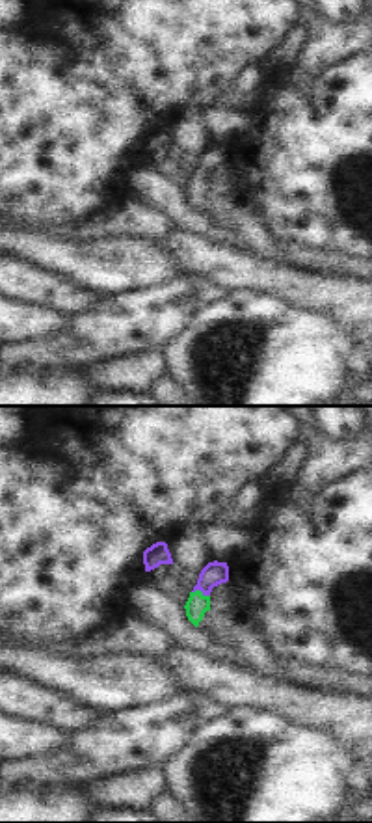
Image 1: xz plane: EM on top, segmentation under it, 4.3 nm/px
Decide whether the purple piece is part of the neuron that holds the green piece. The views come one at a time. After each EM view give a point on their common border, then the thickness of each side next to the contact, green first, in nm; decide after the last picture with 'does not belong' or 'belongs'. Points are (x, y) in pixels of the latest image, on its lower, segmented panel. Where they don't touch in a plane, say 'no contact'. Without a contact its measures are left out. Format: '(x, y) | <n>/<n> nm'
(199, 591) | 90/100 nm

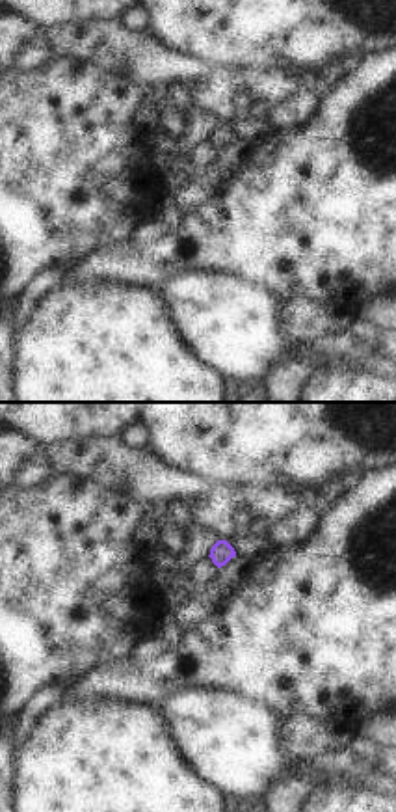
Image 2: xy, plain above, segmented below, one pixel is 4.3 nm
no contact

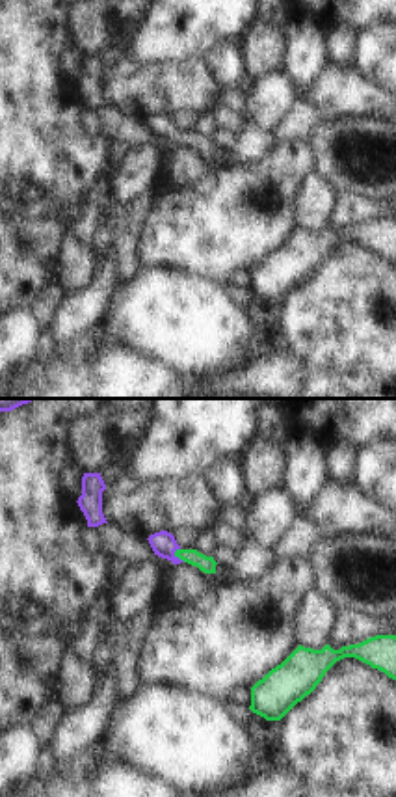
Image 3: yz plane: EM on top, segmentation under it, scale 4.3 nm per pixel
(177, 555) | 70/110 nm

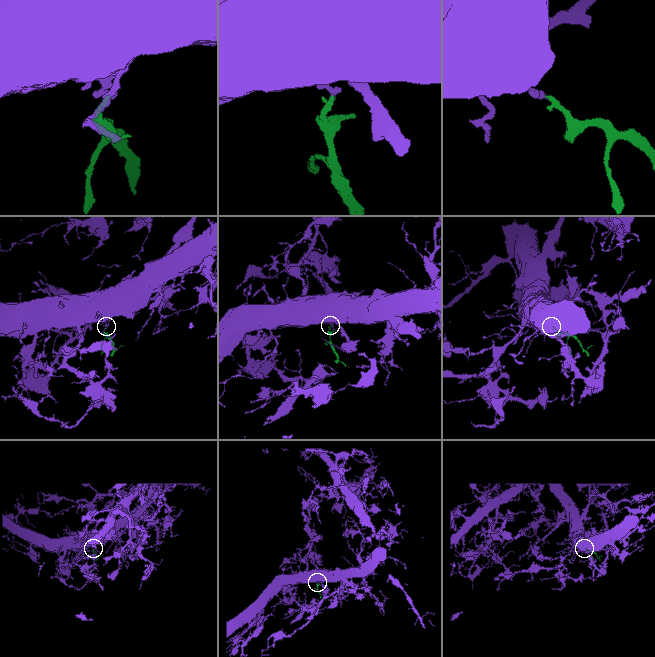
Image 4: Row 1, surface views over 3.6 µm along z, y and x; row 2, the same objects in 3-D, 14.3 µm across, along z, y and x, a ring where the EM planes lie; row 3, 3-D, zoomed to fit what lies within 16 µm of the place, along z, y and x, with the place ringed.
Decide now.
belongs

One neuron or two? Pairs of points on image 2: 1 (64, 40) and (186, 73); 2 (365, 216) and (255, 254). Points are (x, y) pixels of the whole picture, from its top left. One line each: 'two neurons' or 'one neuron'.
1: one neuron
2: one neuron

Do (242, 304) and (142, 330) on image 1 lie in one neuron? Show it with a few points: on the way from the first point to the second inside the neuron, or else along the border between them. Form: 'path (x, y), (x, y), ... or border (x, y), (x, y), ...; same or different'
border (194, 313), (168, 341); different

